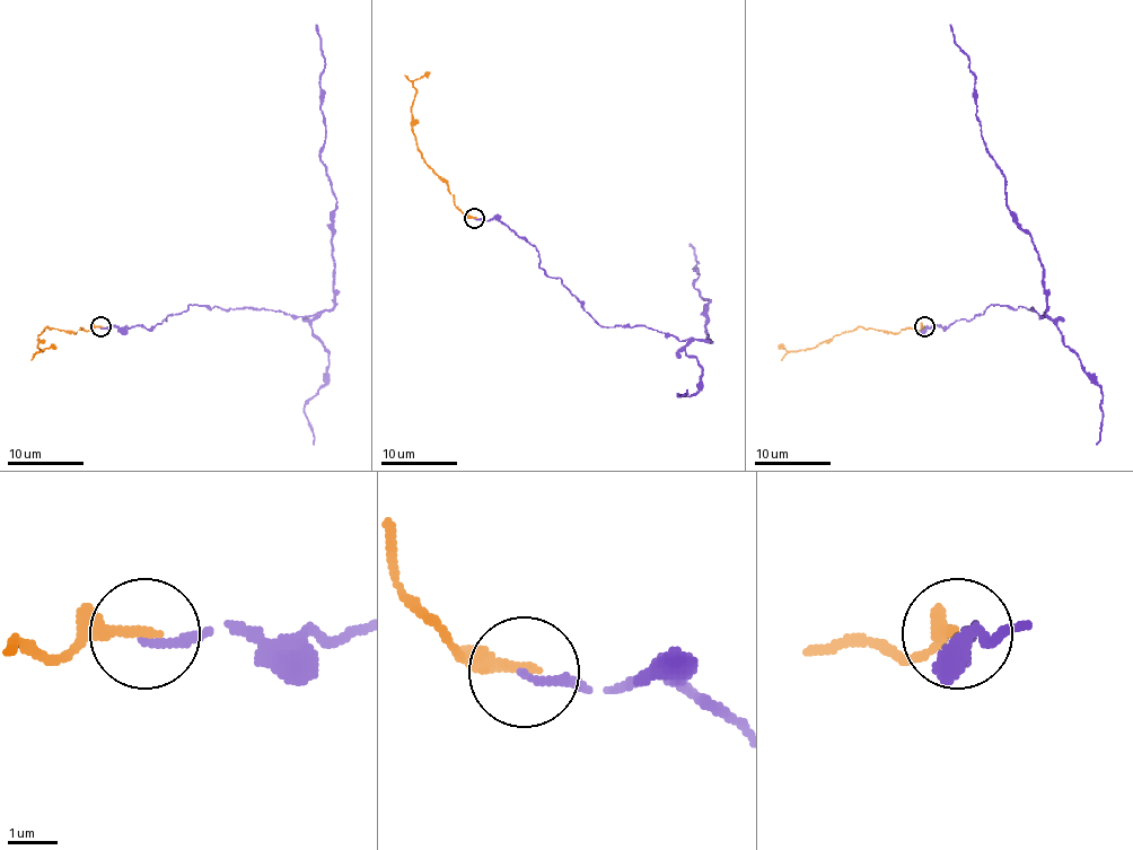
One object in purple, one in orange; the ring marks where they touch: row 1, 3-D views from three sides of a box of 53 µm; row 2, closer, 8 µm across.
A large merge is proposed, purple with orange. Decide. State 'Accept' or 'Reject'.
Accept

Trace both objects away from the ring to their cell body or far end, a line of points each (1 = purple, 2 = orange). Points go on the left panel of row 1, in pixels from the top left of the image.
1: (99, 326), (151, 329), (191, 305), (305, 317), (333, 307), (336, 203), (319, 157), (324, 59), (316, 25)
2: (99, 326), (76, 332), (49, 326), (40, 335), (37, 347), (43, 351), (40, 351), (56, 349)

